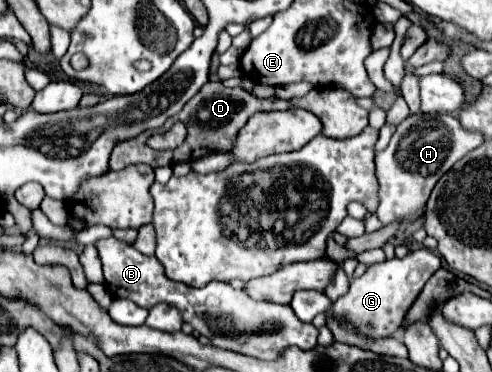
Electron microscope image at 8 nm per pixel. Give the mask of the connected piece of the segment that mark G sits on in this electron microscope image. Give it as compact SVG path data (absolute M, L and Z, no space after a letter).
M414 250L404 258L392 258L378 264L368 266L368 270L350 282L350 290L346 296L340 298L340 302L332 304L332 314L340 320L342 314L358 326L358 332L370 336L370 338L384 338L392 336L398 326L402 326L402 314L410 308L410 302L420 294L422 286L428 282L428 278L440 268L440 258L426 250Z

